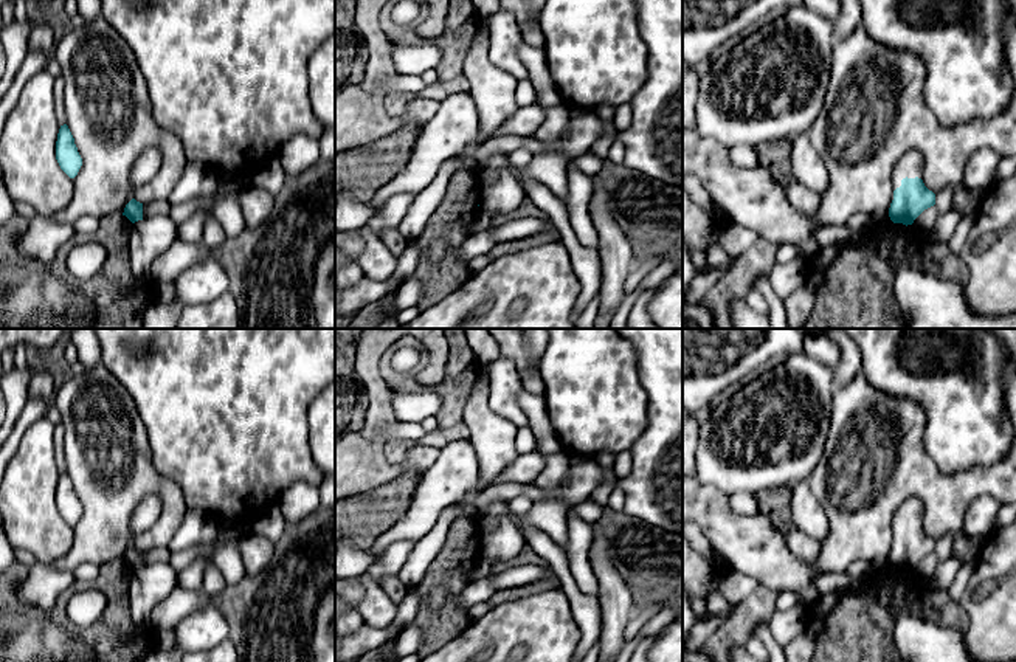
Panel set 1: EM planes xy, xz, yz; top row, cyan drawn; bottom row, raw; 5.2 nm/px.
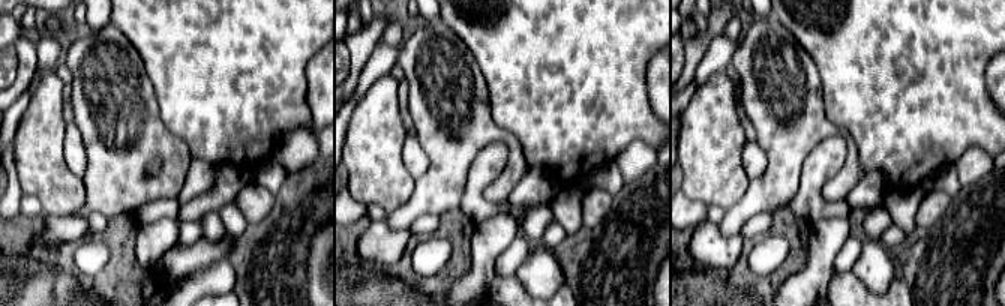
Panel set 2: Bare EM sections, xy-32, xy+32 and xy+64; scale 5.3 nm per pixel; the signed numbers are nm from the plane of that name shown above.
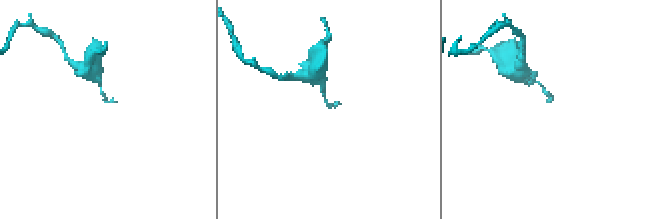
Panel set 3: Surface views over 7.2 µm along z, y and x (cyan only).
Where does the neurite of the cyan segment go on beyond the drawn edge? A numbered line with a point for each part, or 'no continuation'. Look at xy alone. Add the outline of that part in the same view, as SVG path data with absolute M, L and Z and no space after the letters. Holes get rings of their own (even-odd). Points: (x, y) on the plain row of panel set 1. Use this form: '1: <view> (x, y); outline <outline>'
no continuation

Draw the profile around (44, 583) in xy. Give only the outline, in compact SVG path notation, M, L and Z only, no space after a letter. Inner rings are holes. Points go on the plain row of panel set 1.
M36 563L28 577L17 586L17 600L51 611L60 594L76 588L73 571L59 571L50 564Z

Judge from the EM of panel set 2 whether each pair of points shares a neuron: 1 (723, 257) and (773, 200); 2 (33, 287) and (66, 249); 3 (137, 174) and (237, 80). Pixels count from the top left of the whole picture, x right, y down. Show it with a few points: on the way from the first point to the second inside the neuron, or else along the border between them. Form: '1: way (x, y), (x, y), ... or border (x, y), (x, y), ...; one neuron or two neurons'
1: border (717, 225), (723, 234), (737, 234); two neurons
2: way (42, 278), (59, 258); one neuron
3: border (158, 105), (161, 122), (185, 143), (192, 156); two neurons

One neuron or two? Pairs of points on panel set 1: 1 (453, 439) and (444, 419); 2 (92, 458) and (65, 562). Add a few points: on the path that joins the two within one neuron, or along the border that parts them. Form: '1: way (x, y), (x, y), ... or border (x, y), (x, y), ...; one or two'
1: border (461, 419), (439, 428); two
2: way (93, 484), (92, 537); one

